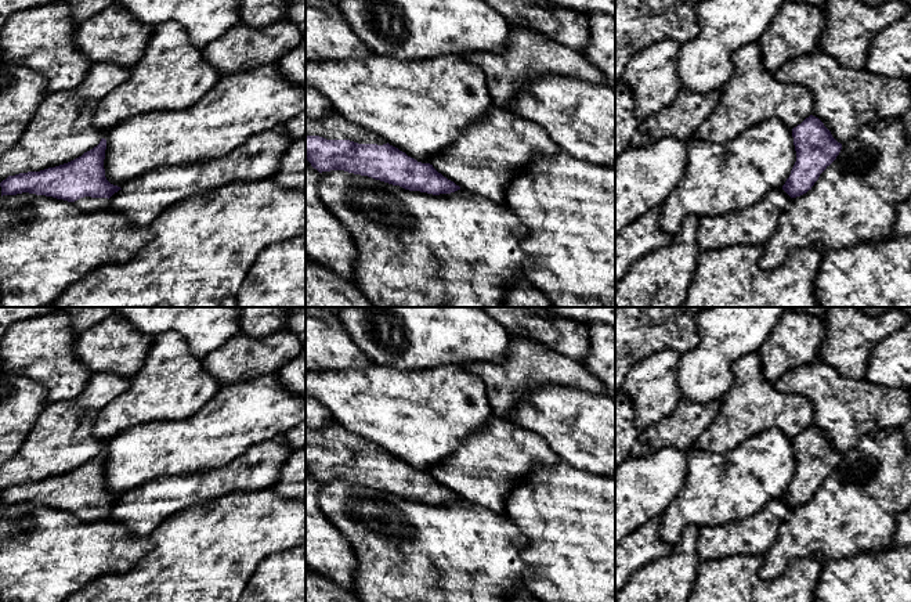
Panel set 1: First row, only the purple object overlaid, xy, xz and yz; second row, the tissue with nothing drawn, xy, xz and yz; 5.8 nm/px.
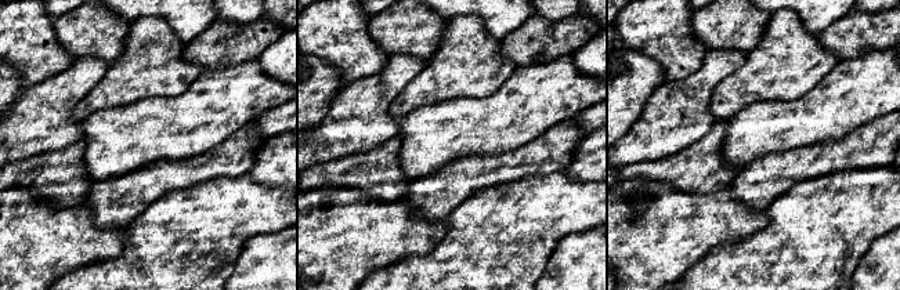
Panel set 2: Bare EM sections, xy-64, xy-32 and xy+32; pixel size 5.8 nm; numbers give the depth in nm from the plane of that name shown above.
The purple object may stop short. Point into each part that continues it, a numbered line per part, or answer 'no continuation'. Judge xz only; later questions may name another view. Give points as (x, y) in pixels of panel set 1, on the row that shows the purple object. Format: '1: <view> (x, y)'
1: xz (332, 128)

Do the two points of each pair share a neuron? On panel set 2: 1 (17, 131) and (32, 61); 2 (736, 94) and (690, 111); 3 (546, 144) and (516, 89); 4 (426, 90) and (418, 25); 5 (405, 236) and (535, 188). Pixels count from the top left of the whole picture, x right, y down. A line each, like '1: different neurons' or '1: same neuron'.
1: different neurons
2: different neurons
3: different neurons
4: different neurons
5: different neurons

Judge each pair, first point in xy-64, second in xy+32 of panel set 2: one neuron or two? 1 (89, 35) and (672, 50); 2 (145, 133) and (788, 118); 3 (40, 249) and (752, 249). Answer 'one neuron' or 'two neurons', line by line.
1: two neurons
2: one neuron
3: two neurons

